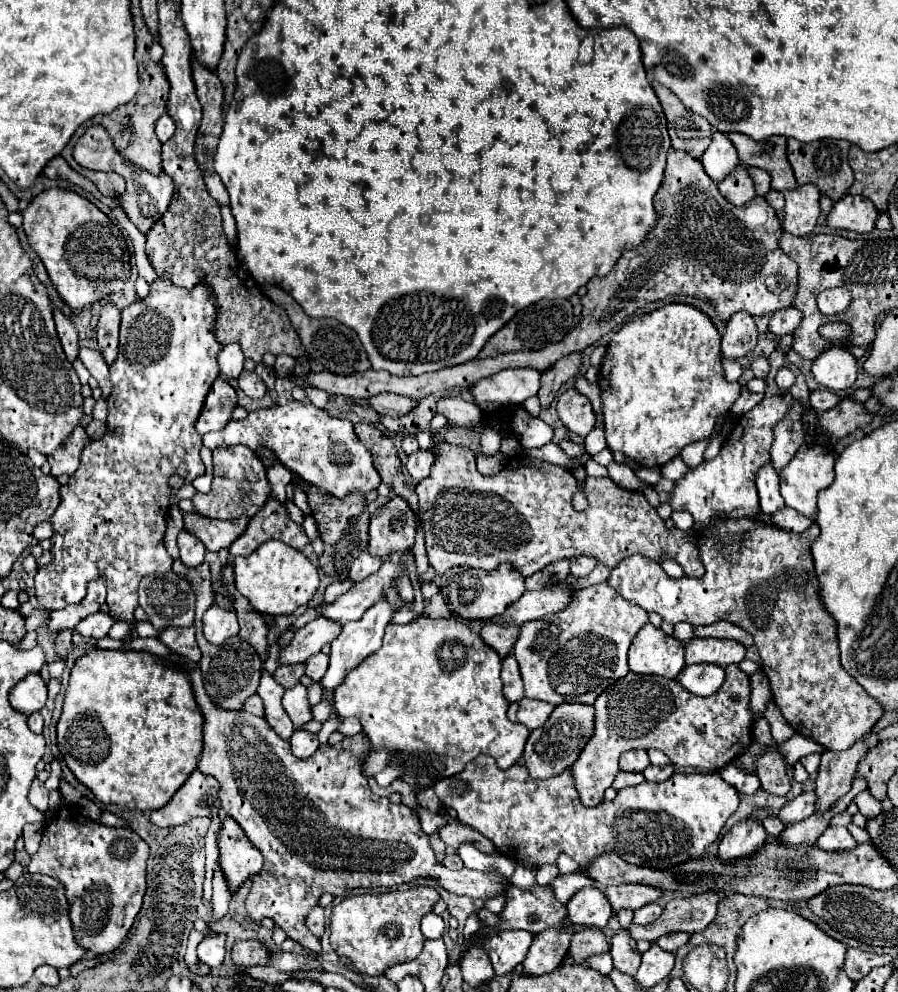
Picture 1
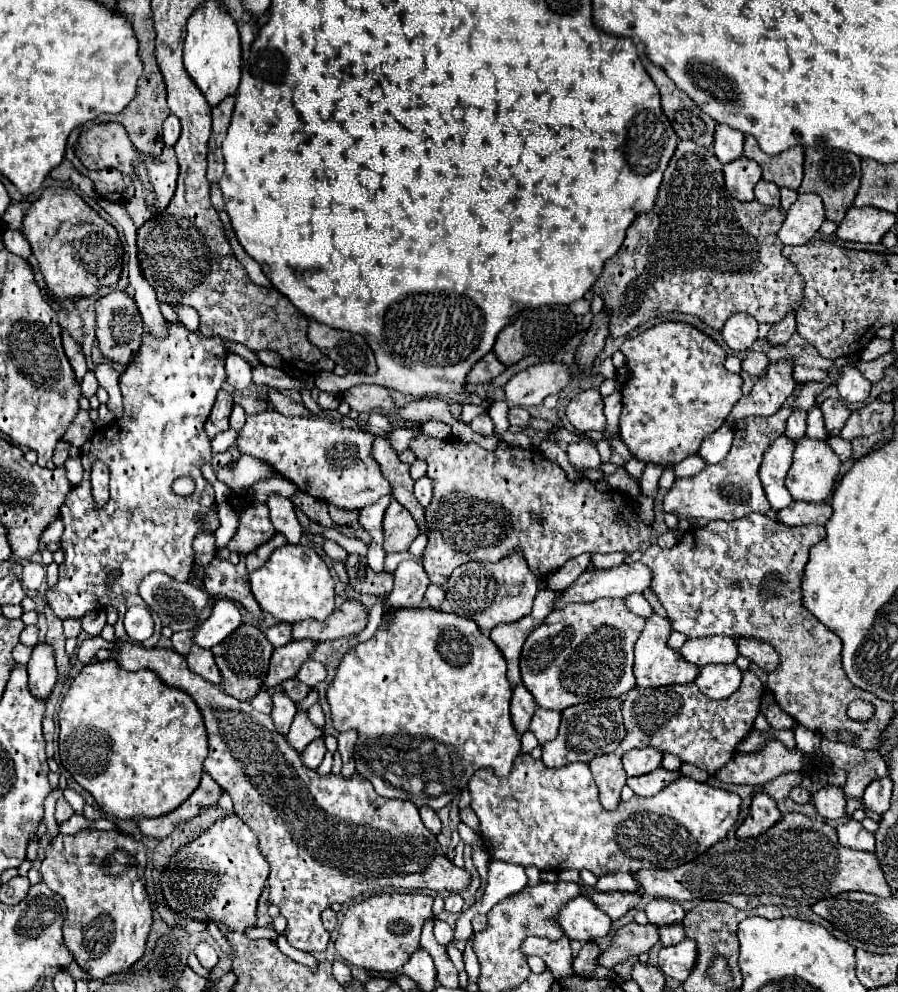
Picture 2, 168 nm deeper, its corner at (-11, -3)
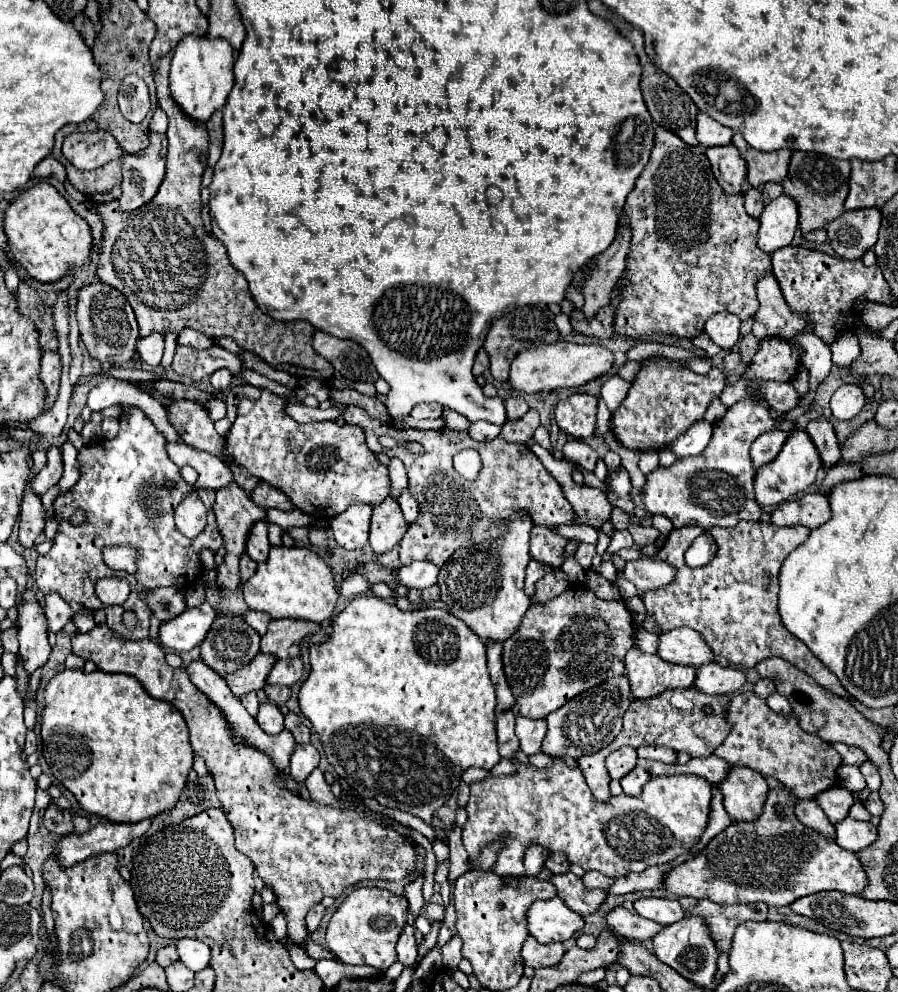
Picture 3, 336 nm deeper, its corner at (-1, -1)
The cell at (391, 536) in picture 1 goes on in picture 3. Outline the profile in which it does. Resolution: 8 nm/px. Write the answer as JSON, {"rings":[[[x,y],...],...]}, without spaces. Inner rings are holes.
{"rings":[[[386,498],[382,504],[372,508],[370,520],[370,546],[376,554],[392,550],[404,536],[408,524],[402,518],[400,506],[394,498]]]}

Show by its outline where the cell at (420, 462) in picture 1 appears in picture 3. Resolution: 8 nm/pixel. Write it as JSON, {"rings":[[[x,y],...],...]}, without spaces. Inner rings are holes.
{"rings":[[[404,490],[402,496],[398,498],[398,504],[400,504],[400,508],[402,508],[404,520],[406,520],[408,524],[412,524],[412,522],[416,520],[416,516],[418,516],[418,504],[416,504],[414,496],[412,496],[408,490]]]}

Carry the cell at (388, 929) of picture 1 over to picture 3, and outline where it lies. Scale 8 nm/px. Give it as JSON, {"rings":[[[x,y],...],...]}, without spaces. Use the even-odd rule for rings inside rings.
{"rings":[[[356,888],[336,908],[326,928],[326,944],[340,958],[342,964],[350,966],[372,966],[388,970],[396,962],[396,942],[406,926],[408,900],[382,888]]]}

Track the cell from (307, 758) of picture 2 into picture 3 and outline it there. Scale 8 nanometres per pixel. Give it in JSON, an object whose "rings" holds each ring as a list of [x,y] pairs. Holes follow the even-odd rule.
{"rings":[[[298,744],[290,758],[290,776],[296,782],[304,782],[308,774],[318,766],[320,754],[312,744]]]}

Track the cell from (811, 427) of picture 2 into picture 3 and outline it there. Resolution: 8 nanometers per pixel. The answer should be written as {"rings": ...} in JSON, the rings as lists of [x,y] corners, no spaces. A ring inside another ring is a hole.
{"rings":[[[772,430],[772,432],[760,434],[760,436],[752,442],[752,450],[750,450],[754,468],[760,468],[760,466],[768,464],[770,460],[774,460],[776,454],[780,452],[780,448],[782,448],[786,436],[788,436],[788,434],[786,434],[786,432],[780,432],[780,430]]]}

